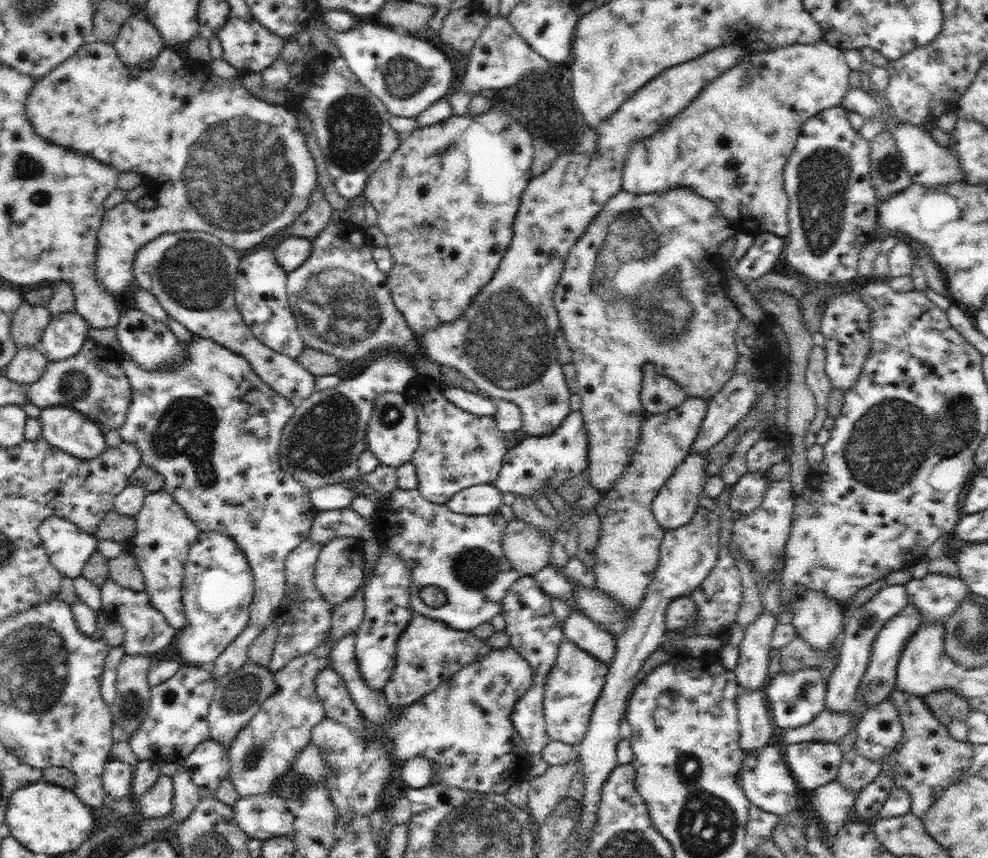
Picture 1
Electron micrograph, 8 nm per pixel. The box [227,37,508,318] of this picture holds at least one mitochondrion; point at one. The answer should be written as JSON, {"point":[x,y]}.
{"point":[354,136]}

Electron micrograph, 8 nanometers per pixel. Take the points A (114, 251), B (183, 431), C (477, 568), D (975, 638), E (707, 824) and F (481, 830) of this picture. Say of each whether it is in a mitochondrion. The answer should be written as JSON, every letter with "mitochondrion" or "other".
{"A":"other","B":"mitochondrion","C":"mitochondrion","D":"mitochondrion","E":"mitochondrion","F":"mitochondrion"}

